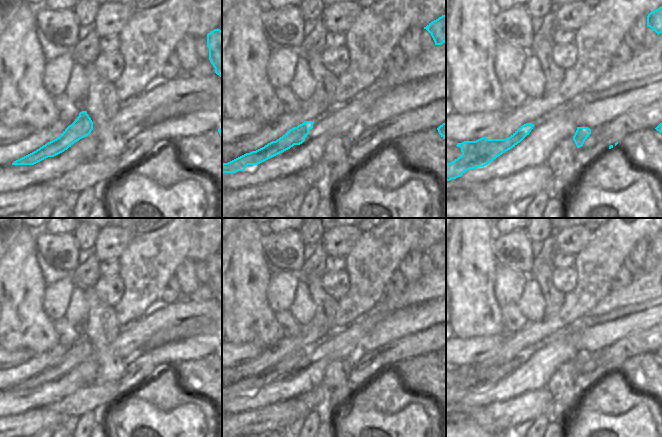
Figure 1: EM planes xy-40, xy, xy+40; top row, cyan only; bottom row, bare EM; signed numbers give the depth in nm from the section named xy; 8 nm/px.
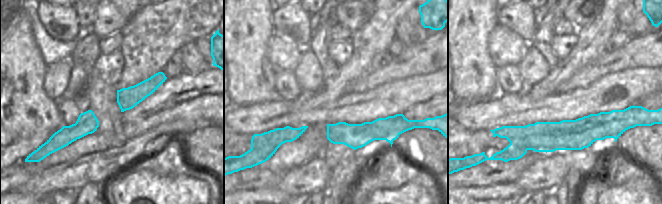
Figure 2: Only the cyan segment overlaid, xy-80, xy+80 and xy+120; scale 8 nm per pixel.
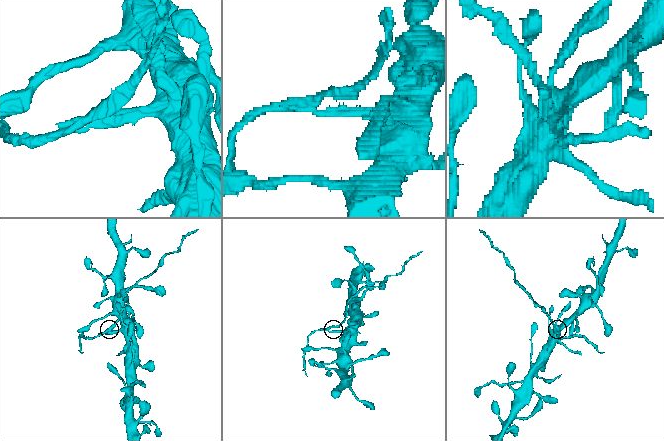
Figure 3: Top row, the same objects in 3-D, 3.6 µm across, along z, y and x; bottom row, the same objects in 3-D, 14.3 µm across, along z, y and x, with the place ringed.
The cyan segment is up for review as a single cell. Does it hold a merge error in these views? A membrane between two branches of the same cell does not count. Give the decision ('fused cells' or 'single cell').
fused cells

